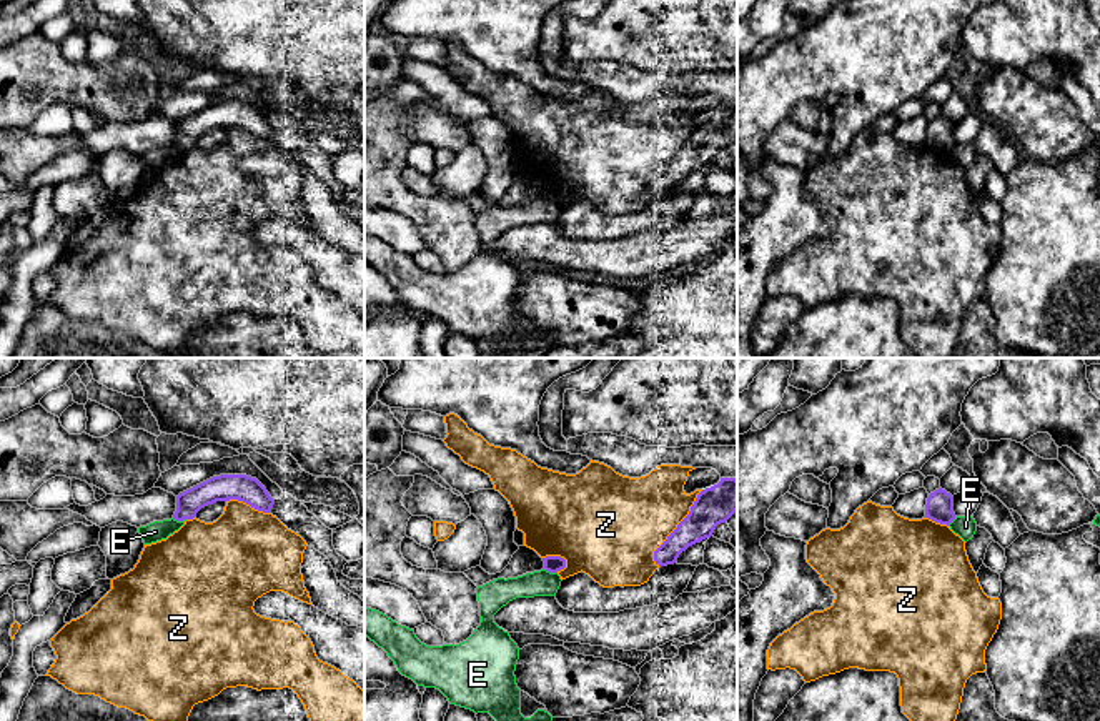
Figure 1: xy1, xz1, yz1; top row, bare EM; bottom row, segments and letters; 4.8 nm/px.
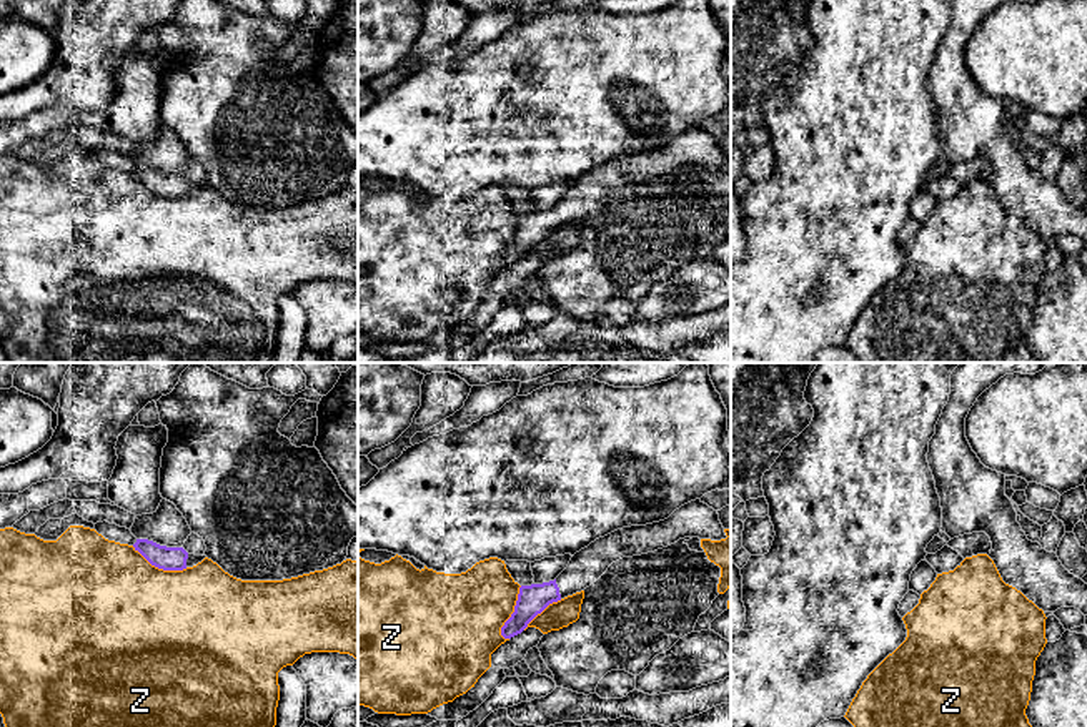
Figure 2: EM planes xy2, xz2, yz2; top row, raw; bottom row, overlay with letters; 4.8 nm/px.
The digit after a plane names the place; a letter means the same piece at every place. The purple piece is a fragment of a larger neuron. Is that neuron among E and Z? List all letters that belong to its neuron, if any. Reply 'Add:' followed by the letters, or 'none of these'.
Add: none of these

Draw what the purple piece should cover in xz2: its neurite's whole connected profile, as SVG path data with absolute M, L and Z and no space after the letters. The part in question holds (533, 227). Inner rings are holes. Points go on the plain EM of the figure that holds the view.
M701 126L681 133L664 148L618 156L576 180L554 208L521 213L514 240L501 255L501 263L511 266L521 261L549 231L584 218L613 190L654 180L684 165L721 168L727 163L717 138Z

